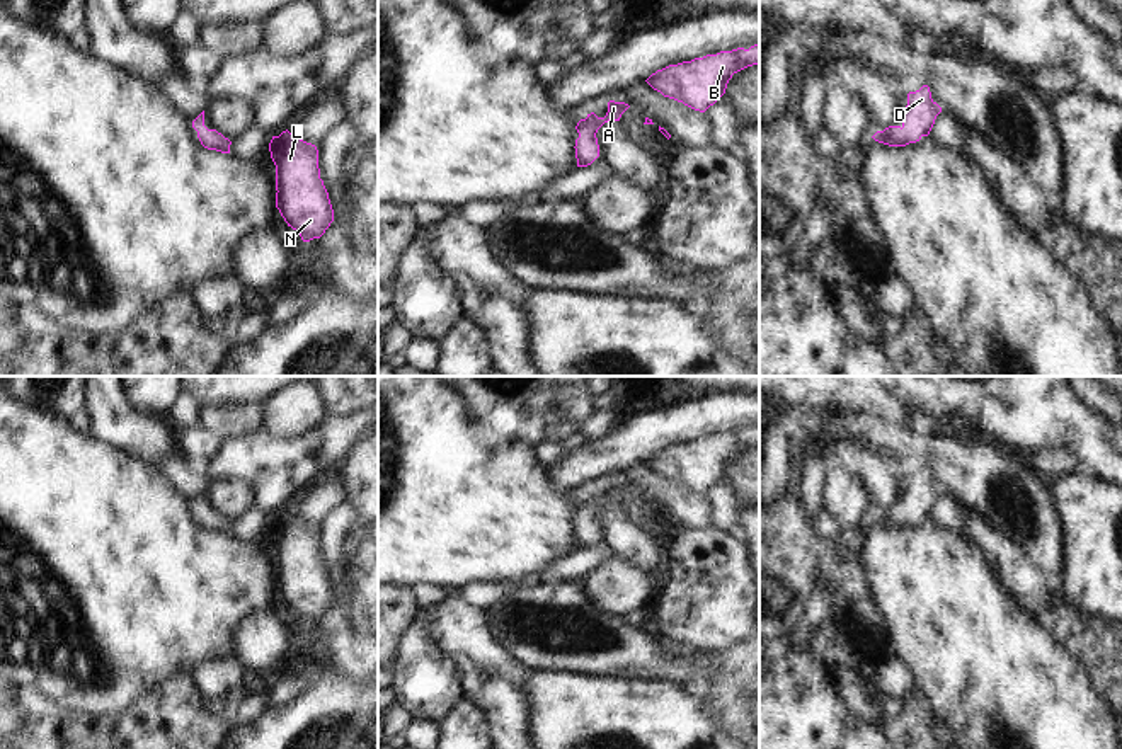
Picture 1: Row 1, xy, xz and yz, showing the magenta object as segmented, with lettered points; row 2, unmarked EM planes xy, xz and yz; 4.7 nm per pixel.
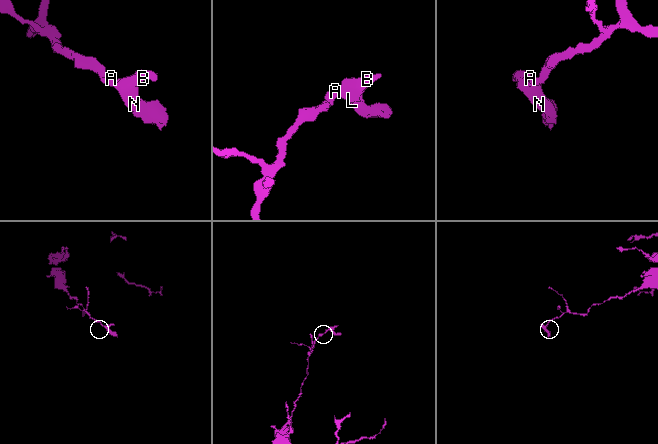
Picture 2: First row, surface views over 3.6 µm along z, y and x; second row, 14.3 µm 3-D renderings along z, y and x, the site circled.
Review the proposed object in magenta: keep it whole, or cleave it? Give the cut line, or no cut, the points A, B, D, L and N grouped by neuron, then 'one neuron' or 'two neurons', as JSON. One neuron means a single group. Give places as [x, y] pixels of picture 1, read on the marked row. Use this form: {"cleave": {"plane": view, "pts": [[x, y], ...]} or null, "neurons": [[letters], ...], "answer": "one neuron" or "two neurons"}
{"cleave": null, "neurons": [["A", "B", "D", "L", "N"]], "answer": "one neuron"}

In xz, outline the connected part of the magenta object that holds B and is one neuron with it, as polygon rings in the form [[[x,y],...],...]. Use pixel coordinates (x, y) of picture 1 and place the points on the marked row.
[[[759,44],[669,65],[645,82],[664,97],[705,112],[727,89],[734,73],[759,63]]]

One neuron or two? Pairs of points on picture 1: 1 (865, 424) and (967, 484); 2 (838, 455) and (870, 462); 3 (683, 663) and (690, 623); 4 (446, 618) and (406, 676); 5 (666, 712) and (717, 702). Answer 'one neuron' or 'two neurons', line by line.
1: one neuron
2: one neuron
3: two neurons
4: two neurons
5: two neurons

